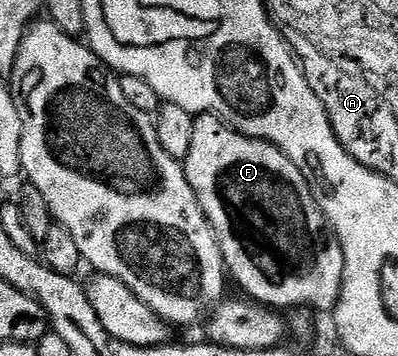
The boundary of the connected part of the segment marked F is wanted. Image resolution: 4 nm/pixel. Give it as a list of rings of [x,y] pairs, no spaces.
[[[200,115],[195,118],[192,125],[192,149],[188,149],[188,157],[184,160],[188,185],[196,193],[212,229],[218,234],[218,244],[222,250],[222,260],[226,262],[226,269],[231,280],[234,279],[243,287],[245,294],[255,303],[261,303],[263,307],[271,309],[309,309],[311,312],[318,311],[333,312],[334,306],[338,304],[340,289],[344,281],[344,249],[336,237],[333,227],[324,217],[324,213],[316,205],[314,200],[314,188],[311,187],[306,174],[291,161],[278,147],[266,143],[262,139],[250,139],[246,135],[235,131],[233,127],[227,127],[221,119],[214,115]]]

